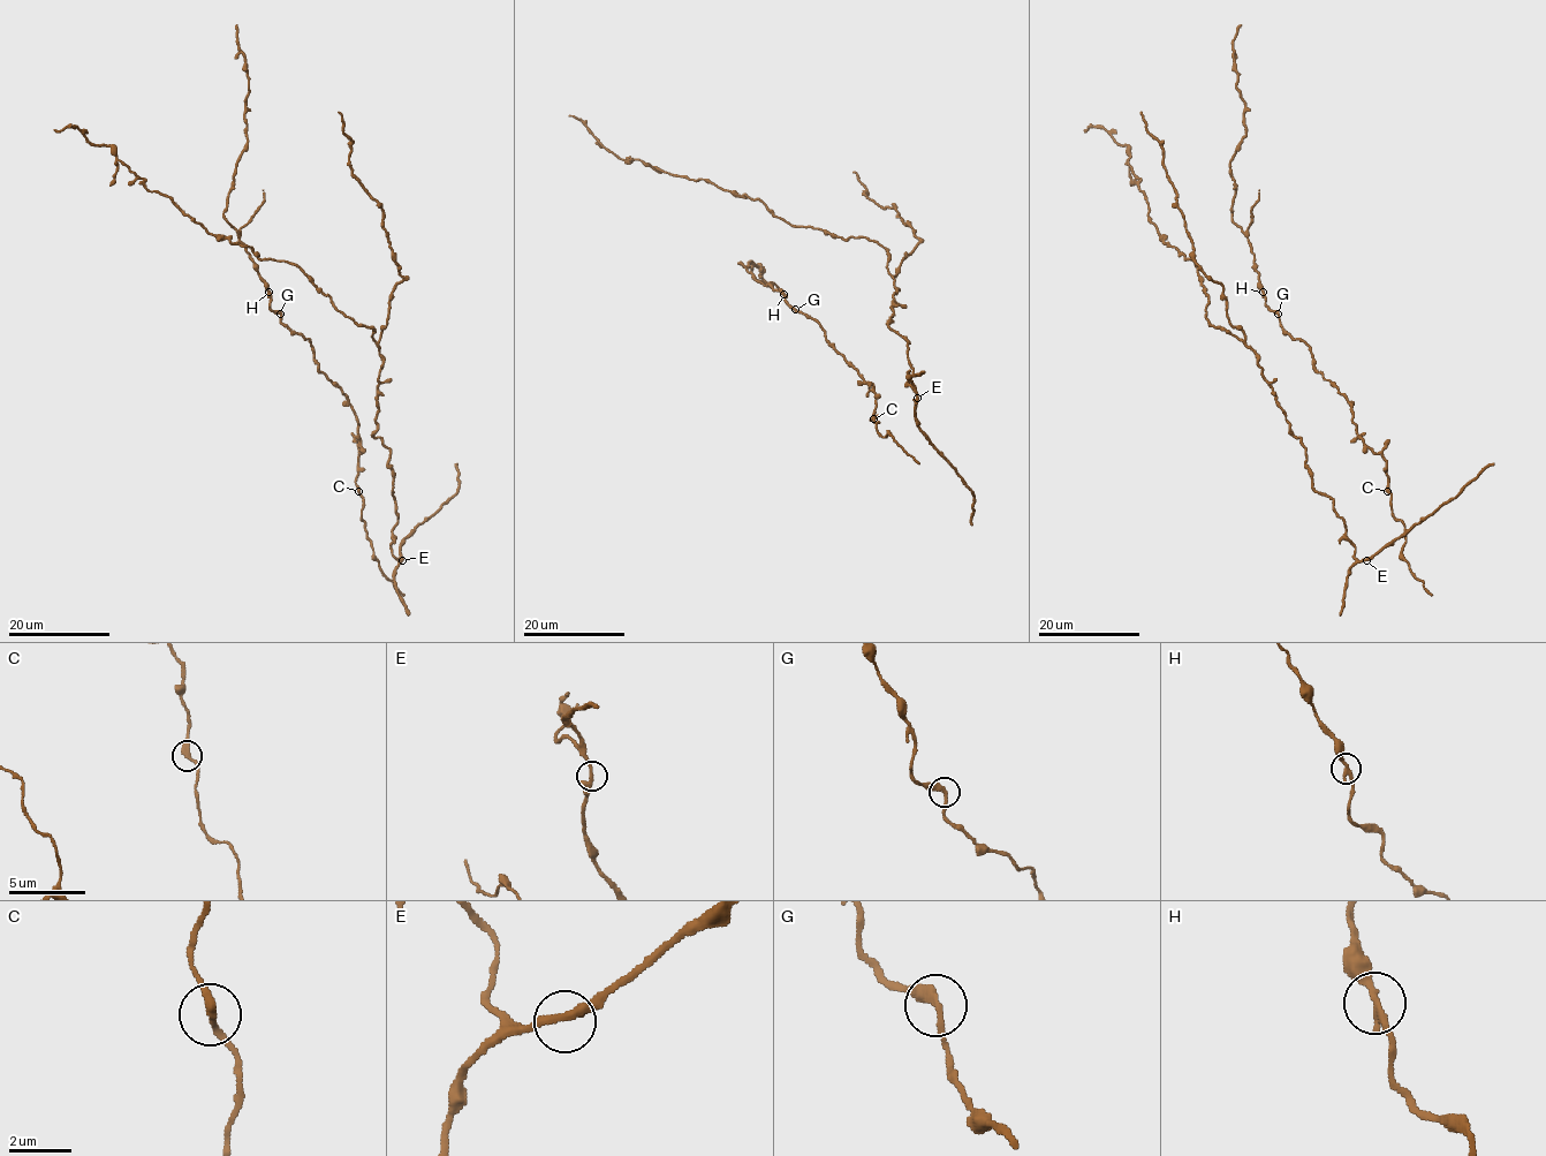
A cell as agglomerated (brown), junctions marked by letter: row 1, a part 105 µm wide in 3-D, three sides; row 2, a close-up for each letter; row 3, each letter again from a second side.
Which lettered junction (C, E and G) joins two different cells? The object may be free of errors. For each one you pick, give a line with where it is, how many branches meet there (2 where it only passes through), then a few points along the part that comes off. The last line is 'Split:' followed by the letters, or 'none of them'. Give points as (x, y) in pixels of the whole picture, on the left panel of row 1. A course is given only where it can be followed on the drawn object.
Split: none of them

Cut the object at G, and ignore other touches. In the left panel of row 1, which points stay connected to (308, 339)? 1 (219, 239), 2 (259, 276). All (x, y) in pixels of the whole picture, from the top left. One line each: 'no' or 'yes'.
1: yes
2: no

